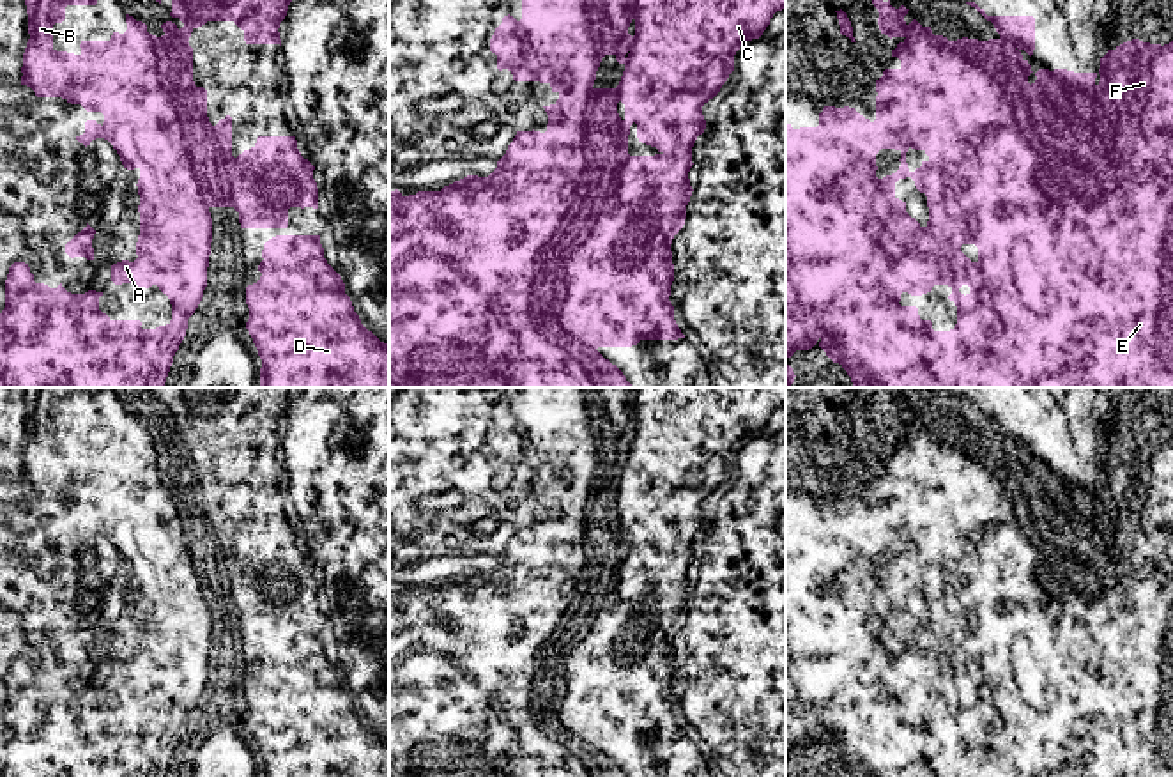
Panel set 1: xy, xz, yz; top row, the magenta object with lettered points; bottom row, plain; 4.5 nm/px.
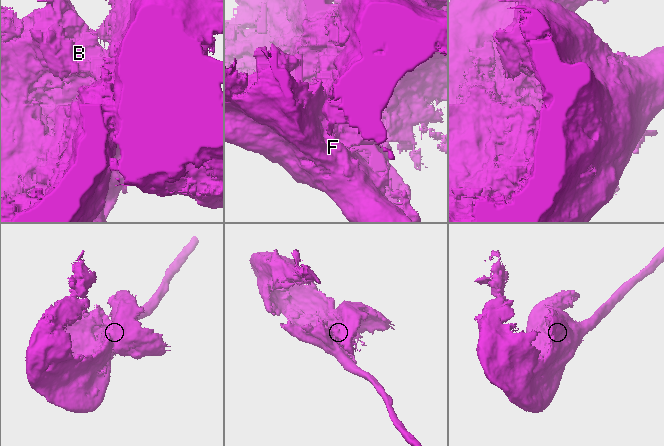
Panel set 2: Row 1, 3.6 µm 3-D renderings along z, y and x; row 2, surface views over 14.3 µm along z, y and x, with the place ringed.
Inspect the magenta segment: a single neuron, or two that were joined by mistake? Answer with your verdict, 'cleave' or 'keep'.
cleave

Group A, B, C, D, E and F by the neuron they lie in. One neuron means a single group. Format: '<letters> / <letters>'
A B E F / C D

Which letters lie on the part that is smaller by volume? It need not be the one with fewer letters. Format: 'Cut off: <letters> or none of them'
Cut off: C, D

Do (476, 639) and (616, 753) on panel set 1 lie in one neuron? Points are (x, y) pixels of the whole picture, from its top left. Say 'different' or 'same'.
different

